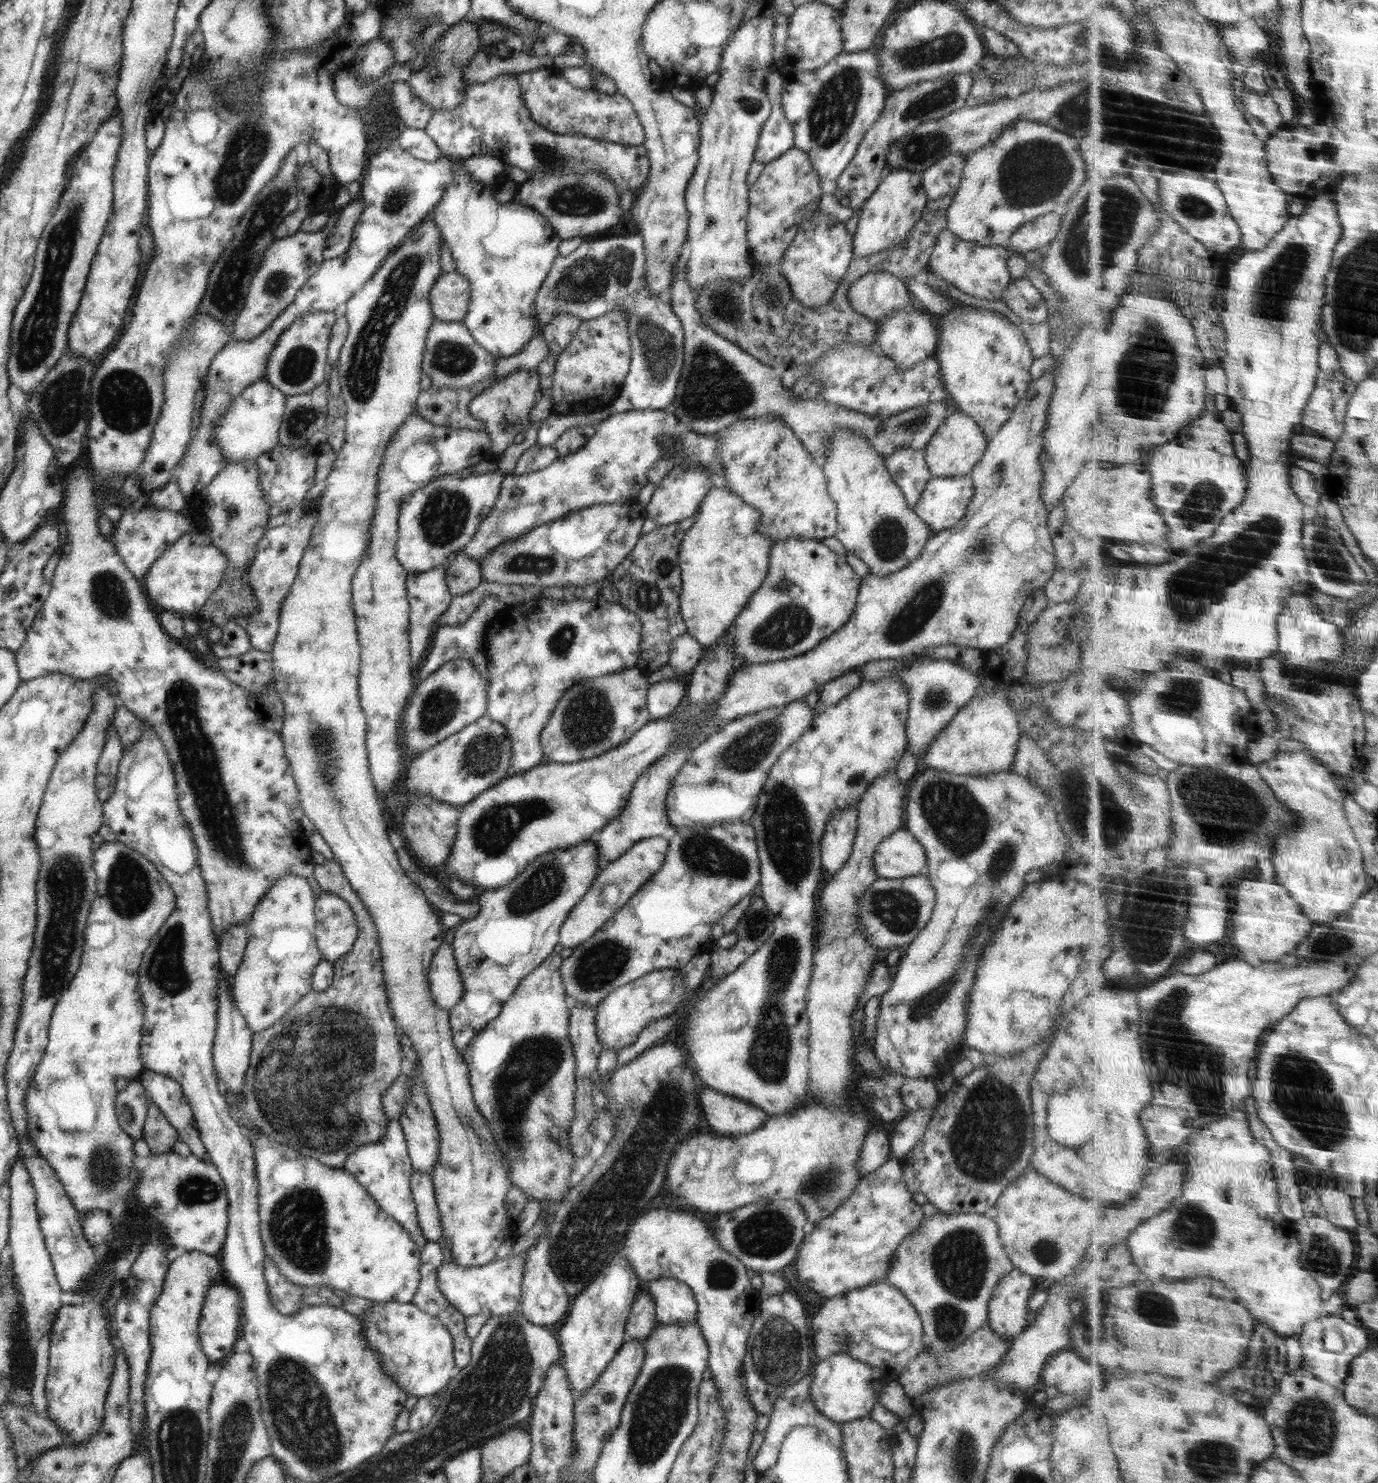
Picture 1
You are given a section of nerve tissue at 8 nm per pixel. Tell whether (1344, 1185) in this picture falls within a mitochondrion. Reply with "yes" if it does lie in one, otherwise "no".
no

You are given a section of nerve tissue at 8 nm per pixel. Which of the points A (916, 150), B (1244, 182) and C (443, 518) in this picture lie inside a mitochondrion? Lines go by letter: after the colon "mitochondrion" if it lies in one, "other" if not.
A: mitochondrion
B: other
C: mitochondrion

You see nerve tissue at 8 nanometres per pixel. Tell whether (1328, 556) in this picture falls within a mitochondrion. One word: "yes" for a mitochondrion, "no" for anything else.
yes

